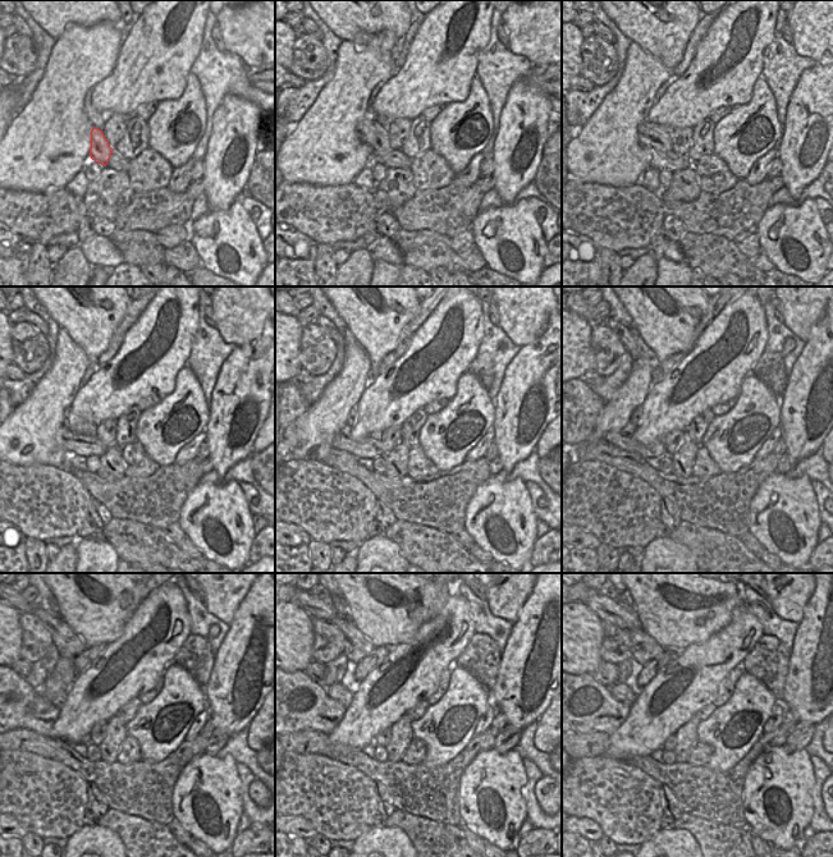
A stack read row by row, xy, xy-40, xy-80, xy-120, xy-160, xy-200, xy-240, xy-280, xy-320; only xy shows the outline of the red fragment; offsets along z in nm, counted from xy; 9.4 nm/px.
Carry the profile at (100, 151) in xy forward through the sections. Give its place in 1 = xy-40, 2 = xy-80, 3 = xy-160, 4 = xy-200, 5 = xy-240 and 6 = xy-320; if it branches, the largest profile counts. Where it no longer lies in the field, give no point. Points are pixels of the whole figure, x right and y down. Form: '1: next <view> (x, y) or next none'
1: next xy-40 (370, 131)
2: next xy-80 (655, 136)
3: next xy-160 (352, 415)
4: next xy-200 (636, 415)
5: next xy-240 (60, 697)
6: next xy-320 (622, 692)

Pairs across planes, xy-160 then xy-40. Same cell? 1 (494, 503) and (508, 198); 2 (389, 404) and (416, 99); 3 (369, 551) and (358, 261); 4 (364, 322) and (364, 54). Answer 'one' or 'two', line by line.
1: two
2: one
3: two
4: two

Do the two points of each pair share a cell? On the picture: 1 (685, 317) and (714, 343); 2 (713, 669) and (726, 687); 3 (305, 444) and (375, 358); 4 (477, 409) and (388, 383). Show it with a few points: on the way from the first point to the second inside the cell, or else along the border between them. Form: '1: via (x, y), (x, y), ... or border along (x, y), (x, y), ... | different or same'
1: border along (695, 343), (686, 353) | different
2: border along (740, 664), (724, 677), (713, 702) | different
3: border along (355, 338), (370, 361), (369, 375) | different
4: border along (465, 372), (458, 379), (456, 394), (451, 399) | different

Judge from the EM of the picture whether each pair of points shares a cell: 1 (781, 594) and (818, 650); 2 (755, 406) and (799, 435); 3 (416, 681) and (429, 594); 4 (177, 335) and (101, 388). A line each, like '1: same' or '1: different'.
1: different
2: different
3: different
4: same

